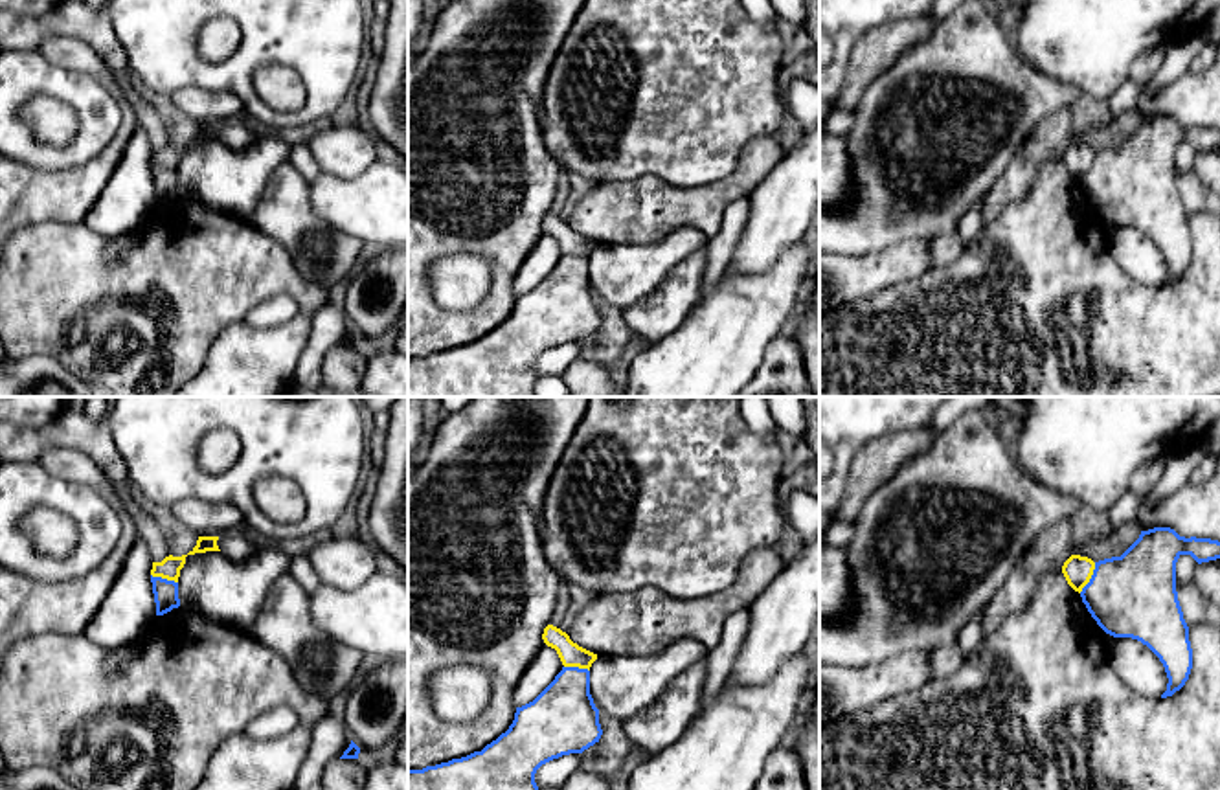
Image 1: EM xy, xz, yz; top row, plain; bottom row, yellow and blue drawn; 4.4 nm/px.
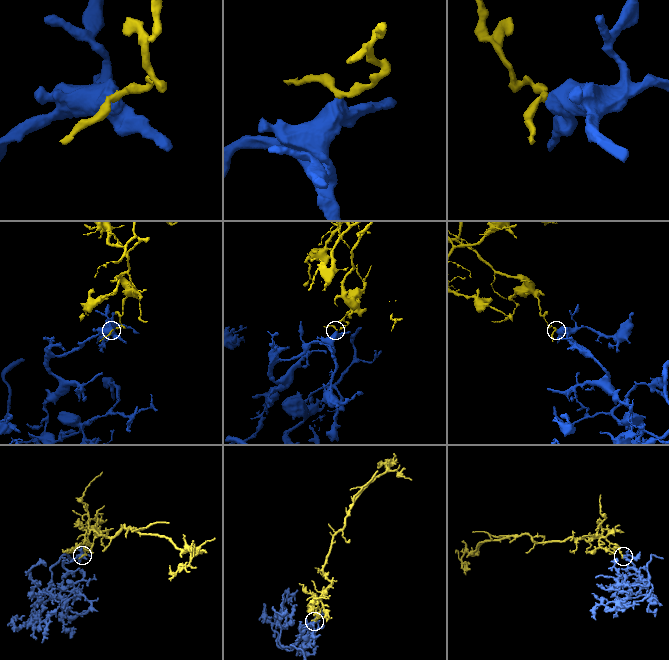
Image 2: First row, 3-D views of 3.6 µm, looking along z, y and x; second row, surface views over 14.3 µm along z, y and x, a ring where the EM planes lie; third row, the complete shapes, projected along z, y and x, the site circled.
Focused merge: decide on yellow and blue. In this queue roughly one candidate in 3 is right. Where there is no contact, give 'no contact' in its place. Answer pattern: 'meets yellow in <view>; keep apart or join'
meets yellow in yz; keep apart

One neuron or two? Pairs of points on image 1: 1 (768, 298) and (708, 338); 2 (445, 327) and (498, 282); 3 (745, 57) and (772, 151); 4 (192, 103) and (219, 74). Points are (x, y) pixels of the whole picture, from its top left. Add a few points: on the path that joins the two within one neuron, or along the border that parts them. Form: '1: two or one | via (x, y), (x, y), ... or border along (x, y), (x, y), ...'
1: one | via (754, 307), (722, 337)
2: one | via (462, 327), (471, 326), (498, 298)
3: two | border along (772, 135), (754, 138), (741, 151), (737, 166)
4: two | border along (169, 98), (188, 87), (230, 90), (245, 109)

